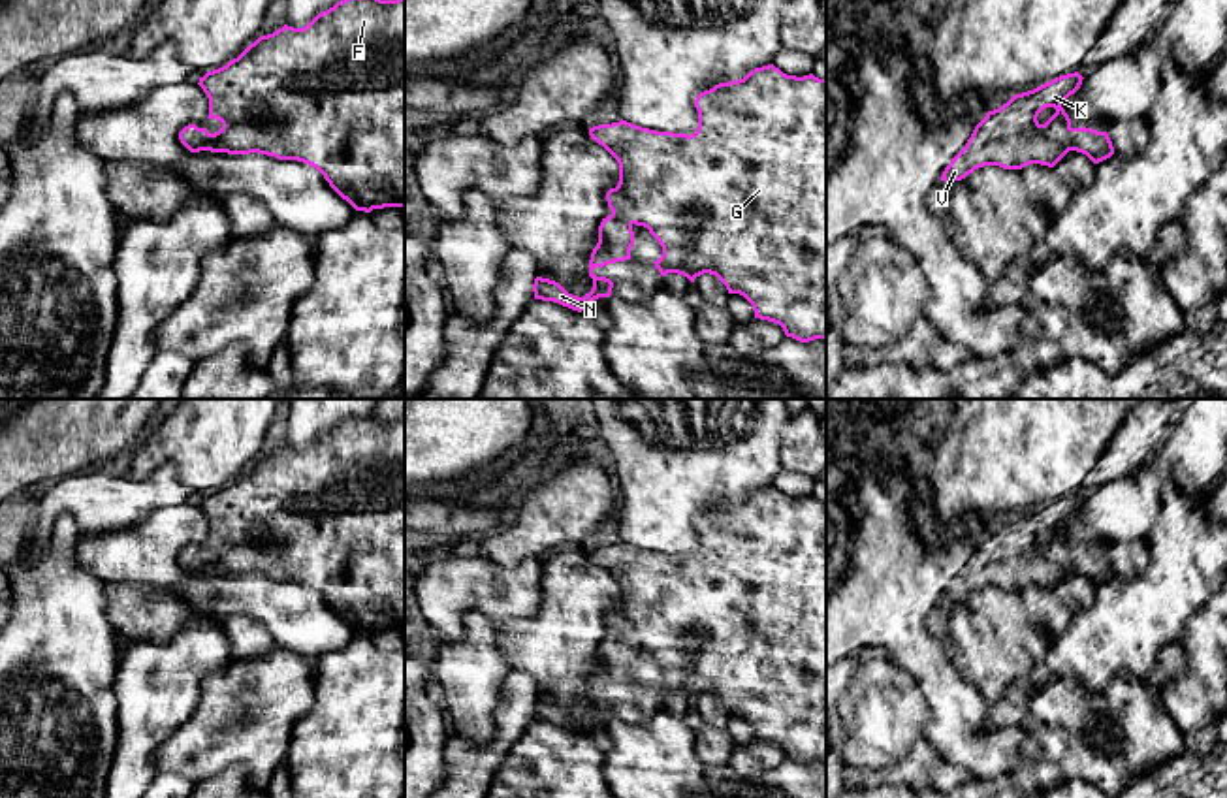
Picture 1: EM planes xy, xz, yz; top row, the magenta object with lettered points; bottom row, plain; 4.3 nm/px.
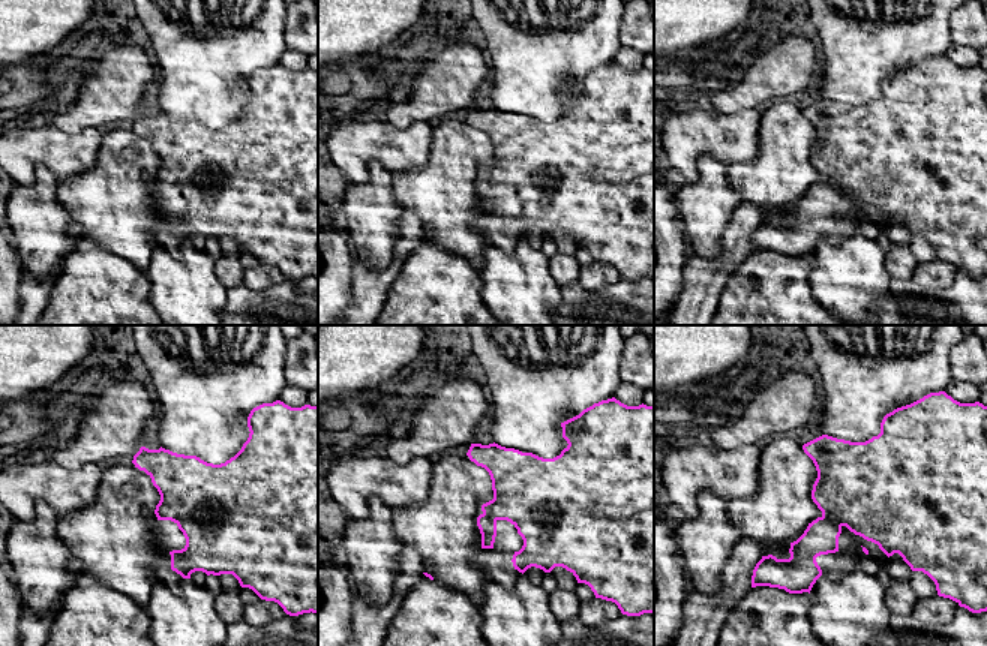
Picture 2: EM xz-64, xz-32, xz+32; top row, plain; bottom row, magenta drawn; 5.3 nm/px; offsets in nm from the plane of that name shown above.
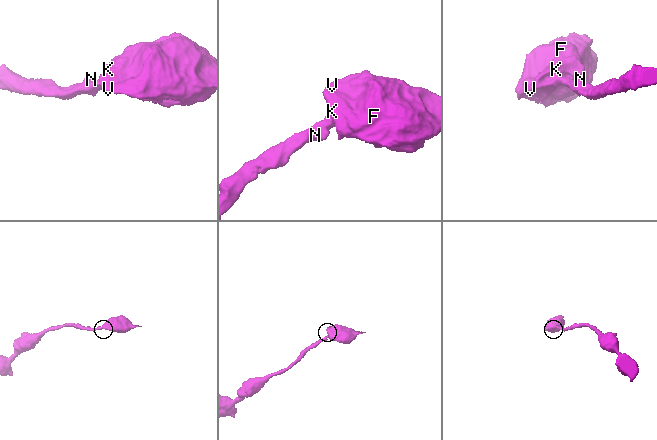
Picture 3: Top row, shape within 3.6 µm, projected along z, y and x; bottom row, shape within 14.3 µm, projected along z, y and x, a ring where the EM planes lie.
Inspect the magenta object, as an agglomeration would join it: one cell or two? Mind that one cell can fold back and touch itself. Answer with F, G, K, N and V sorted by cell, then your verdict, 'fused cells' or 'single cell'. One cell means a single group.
groups F G K N V; single cell

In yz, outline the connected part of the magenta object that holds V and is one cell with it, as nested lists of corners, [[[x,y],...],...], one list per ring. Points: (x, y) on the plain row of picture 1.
[[[1078,493],[1060,497],[1033,512],[1014,516],[999,531],[988,533],[975,548],[965,568],[945,589],[941,602],[954,604],[965,600],[979,589],[999,587],[1003,591],[1022,591],[1029,585],[1054,589],[1069,572],[1086,576],[1093,585],[1099,585],[1114,576],[1112,563],[1107,553],[1092,550],[1073,550],[1071,540],[1061,525],[1075,516],[1082,506]]]

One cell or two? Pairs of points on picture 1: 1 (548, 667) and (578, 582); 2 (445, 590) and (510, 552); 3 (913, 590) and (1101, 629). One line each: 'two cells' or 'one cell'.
1: one cell
2: two cells
3: two cells

